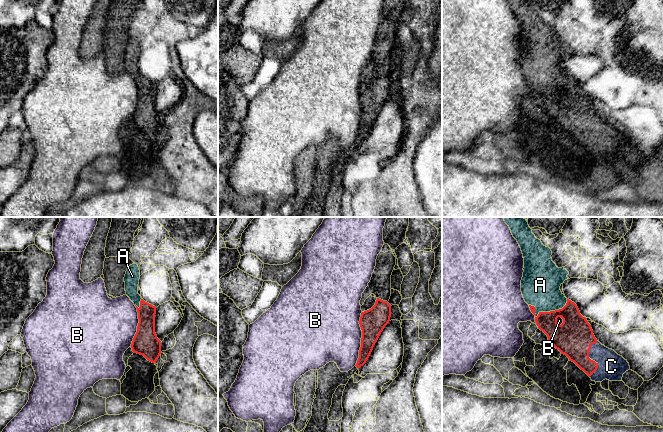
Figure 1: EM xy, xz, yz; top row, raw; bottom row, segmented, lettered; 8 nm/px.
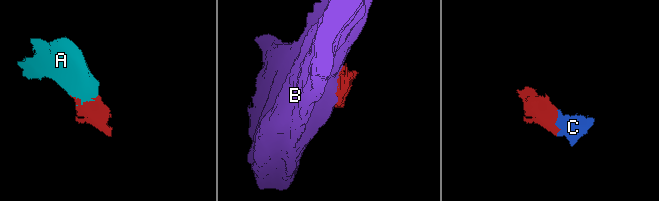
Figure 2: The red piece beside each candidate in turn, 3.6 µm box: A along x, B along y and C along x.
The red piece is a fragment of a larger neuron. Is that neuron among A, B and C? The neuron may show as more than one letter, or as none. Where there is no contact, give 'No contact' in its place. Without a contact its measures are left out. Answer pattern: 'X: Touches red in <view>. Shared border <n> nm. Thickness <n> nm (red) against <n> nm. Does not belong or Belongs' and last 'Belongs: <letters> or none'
A: Touches red in yz. Shared border 320 nm. Thickness 220 nm (red) against 320 nm. Belongs
B: Touches red in xz. Shared border 440 nm. Thickness 200 nm (red) against 480 nm. Does not belong
C: Touches red in yz. Shared border 300 nm. Thickness 300 nm (red) against 220 nm. Belongs
Belongs: A, C

